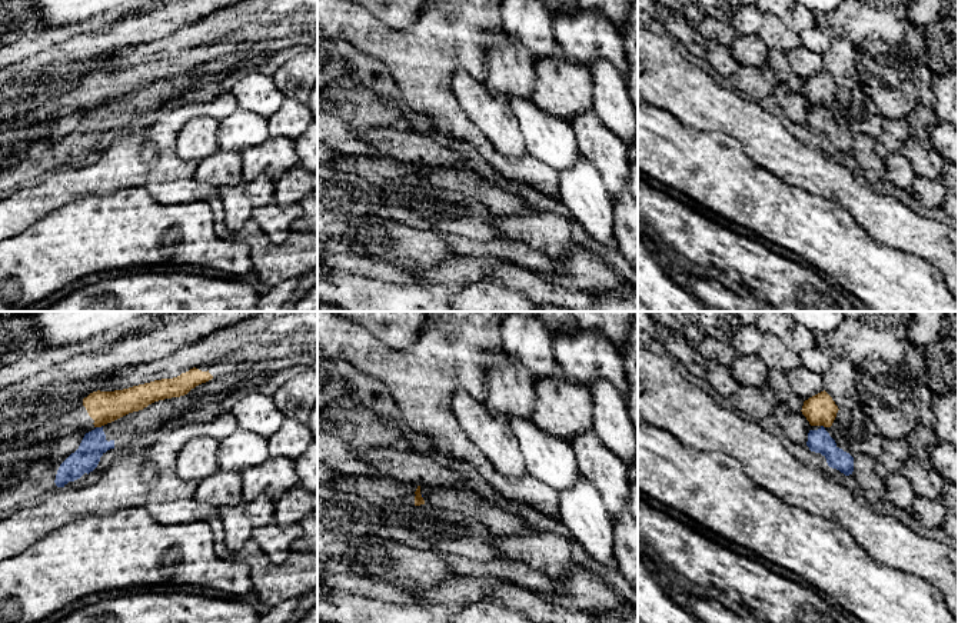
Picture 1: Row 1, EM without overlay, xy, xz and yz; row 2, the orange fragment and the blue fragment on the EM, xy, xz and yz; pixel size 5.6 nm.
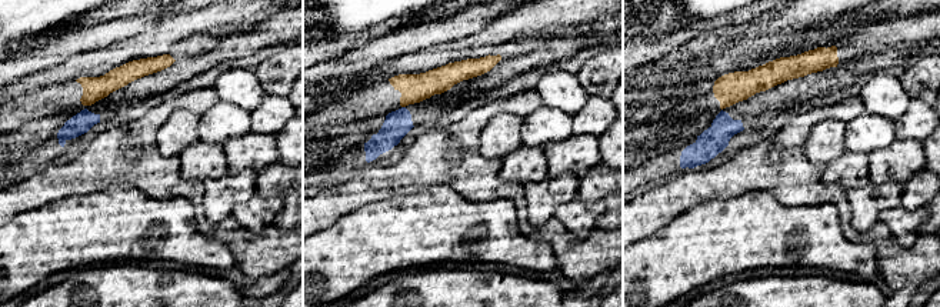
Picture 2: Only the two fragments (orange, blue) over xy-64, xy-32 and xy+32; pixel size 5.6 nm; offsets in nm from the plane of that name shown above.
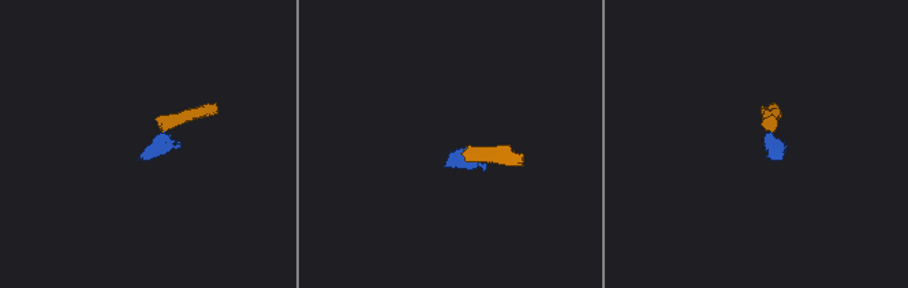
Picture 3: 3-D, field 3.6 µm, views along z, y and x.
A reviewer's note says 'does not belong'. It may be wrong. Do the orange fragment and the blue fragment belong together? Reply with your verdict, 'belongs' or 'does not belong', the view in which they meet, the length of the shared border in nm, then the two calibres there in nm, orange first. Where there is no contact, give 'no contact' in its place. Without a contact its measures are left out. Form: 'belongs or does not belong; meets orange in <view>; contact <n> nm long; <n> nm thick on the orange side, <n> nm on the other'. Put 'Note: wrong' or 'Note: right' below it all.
does not belong; meets orange in xy; contact 40 nm long; 180 nm thick on the orange side, 150 nm on the other
Note: right

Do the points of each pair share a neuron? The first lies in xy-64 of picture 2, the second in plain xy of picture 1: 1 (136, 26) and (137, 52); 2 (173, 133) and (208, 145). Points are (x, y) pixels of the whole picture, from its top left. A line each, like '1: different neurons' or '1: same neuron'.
1: different neurons
2: same neuron

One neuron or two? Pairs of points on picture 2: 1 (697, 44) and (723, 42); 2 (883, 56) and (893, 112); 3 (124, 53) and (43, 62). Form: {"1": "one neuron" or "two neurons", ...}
{"1": "one neuron", "2": "two neurons", "3": "two neurons"}

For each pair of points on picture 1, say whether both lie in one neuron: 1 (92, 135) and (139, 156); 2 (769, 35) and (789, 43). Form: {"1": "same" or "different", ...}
{"1": "different", "2": "same"}

